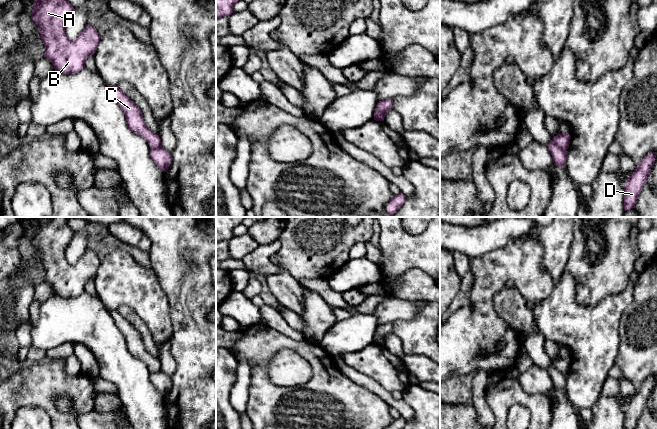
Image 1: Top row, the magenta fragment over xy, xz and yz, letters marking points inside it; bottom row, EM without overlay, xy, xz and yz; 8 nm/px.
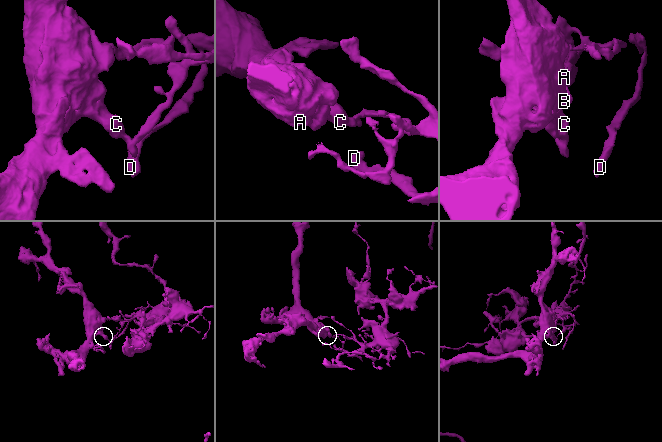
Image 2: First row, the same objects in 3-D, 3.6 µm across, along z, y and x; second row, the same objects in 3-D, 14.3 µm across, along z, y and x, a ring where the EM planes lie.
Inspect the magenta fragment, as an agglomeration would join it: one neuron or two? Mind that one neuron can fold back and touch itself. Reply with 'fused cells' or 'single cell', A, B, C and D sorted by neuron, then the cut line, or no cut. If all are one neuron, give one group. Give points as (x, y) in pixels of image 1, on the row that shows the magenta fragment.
fused cells | A B C / D | yz (552, 139), (565, 150)

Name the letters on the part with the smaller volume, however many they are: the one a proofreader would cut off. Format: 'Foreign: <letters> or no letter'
Foreign: D

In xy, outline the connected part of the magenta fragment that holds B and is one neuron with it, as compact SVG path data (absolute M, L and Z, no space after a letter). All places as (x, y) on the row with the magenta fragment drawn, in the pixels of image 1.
M35 0L31 13L45 46L44 57L53 63L56 72L64 74L74 74L85 68L86 60L96 52L101 39L97 30L89 24L76 40L68 39L65 27L74 11L68 0Z

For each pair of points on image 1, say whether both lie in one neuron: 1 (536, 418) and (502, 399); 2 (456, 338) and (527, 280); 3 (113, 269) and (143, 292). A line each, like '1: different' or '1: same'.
1: same
2: same
3: same

